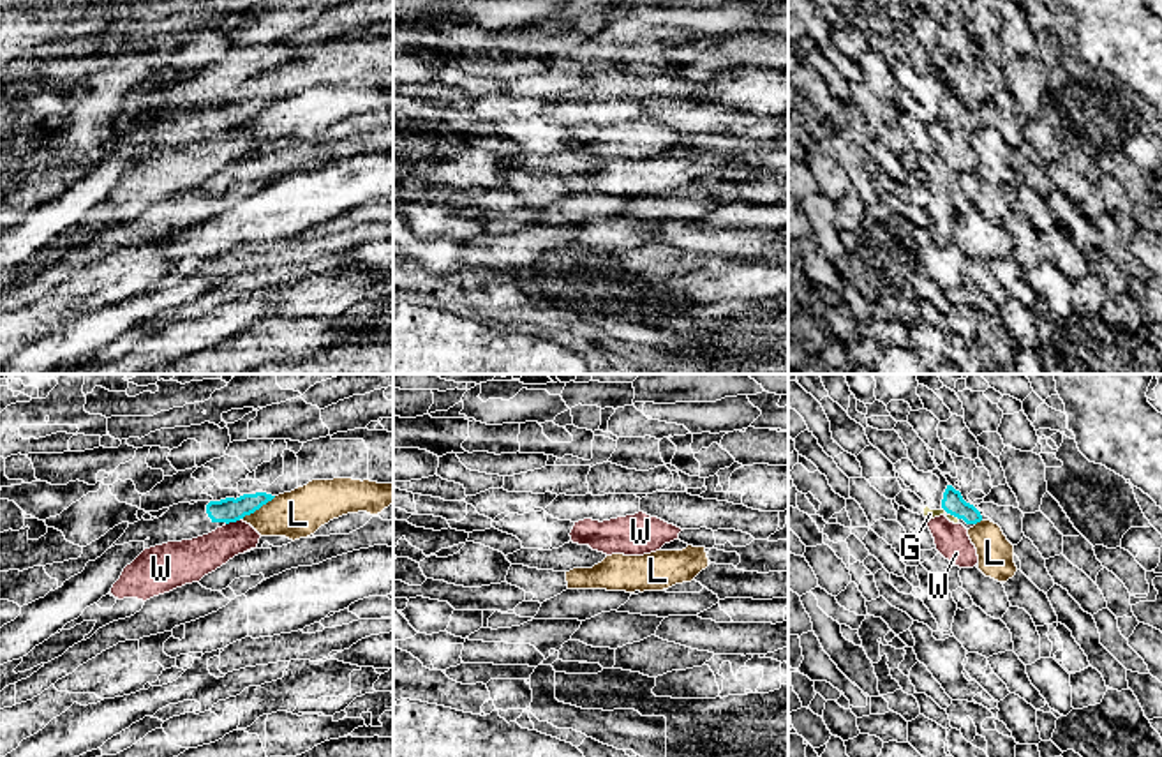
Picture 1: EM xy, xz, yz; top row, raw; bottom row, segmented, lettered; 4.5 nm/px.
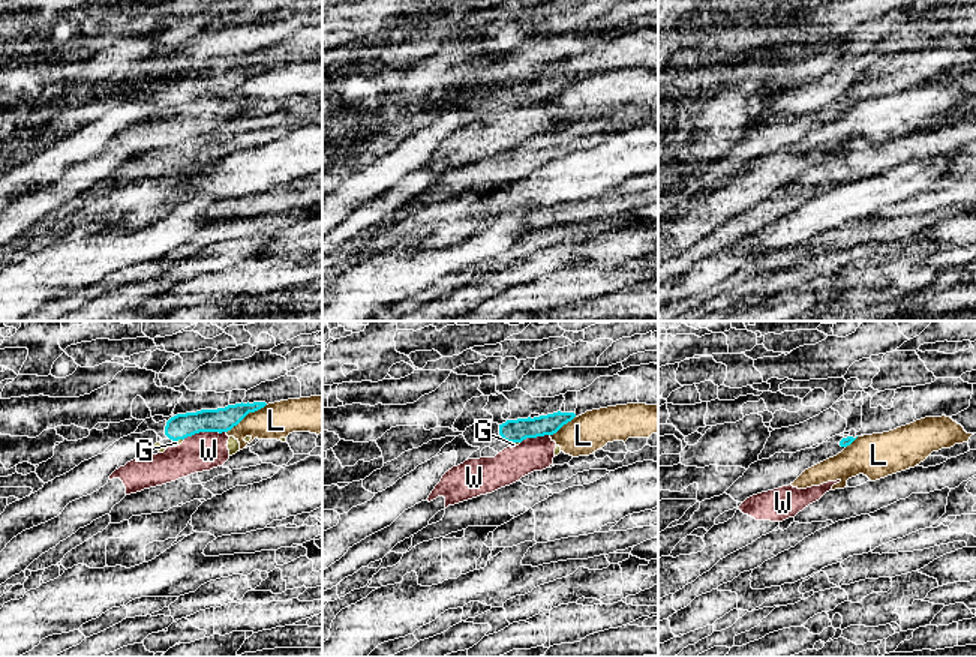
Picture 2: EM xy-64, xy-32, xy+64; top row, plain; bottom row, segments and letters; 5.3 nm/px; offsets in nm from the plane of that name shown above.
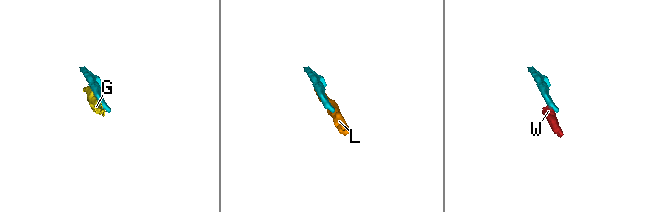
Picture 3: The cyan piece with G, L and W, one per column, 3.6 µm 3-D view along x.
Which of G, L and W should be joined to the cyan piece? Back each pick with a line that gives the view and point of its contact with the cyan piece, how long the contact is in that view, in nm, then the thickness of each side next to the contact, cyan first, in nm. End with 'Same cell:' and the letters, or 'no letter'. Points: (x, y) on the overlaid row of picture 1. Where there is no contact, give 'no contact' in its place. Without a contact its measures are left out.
Same cell: no letter

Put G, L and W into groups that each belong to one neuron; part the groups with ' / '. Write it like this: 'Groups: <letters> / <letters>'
Groups: G W / L

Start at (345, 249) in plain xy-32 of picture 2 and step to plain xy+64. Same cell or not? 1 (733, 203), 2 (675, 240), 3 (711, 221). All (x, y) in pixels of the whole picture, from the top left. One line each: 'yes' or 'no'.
1: no
2: no
3: no

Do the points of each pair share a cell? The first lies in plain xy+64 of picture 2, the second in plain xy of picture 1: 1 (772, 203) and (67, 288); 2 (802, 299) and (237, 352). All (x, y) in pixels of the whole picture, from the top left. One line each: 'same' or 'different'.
1: different
2: different

